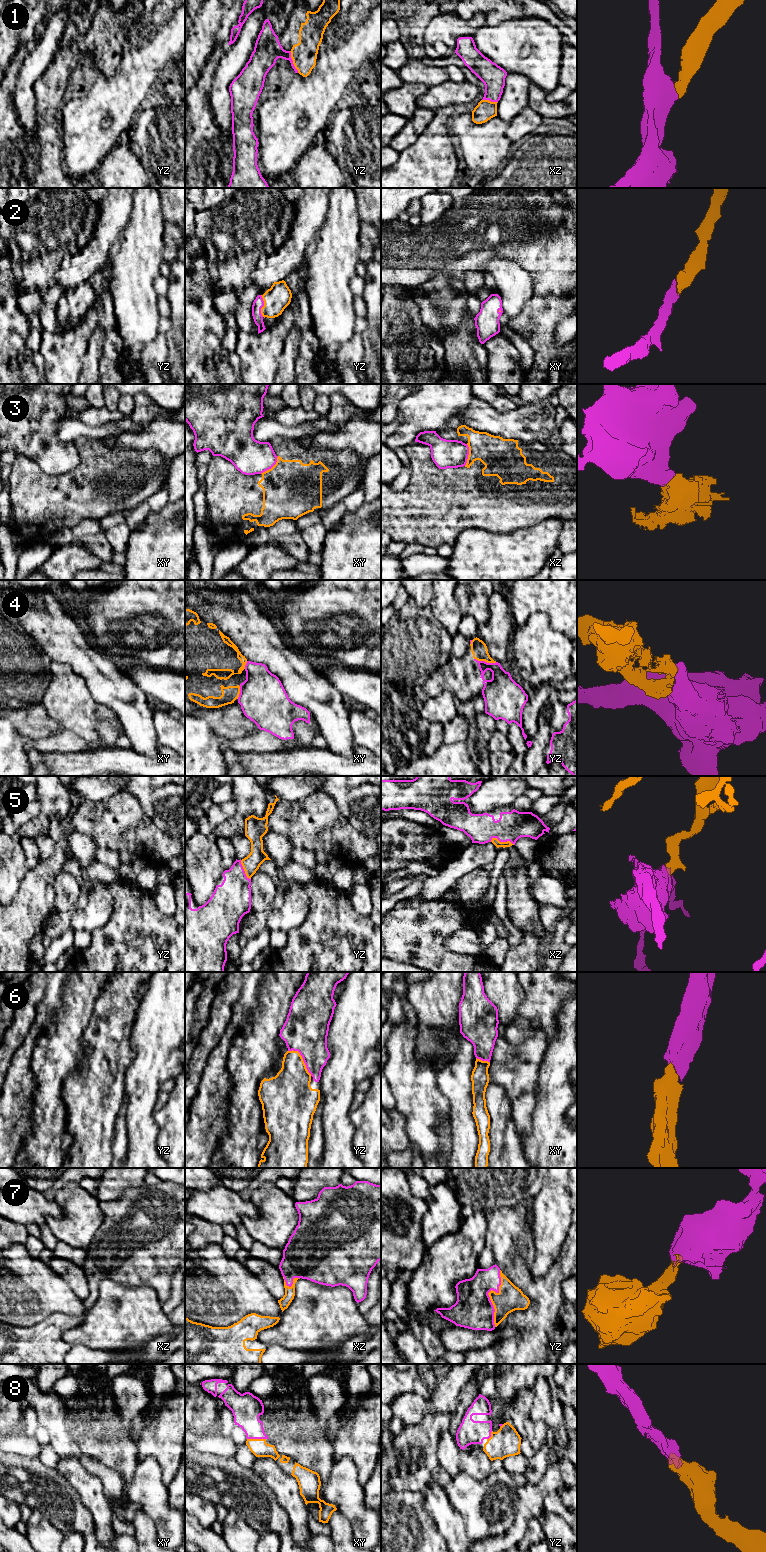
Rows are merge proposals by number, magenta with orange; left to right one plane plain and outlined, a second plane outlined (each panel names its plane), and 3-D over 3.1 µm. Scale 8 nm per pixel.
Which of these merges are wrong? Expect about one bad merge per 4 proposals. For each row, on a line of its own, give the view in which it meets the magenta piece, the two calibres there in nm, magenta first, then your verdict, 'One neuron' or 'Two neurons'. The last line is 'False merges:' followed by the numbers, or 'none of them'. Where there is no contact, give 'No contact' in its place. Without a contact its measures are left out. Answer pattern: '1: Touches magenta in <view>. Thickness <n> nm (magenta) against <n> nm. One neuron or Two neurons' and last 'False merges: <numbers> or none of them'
1: Touches magenta in yz. Thickness 220 nm (magenta) against 200 nm. One neuron
2: Touches magenta in yz. Thickness 90 nm (magenta) against 200 nm. One neuron
3: Touches magenta in xy. Thickness 280 nm (magenta) against 460 nm. Two neurons
4: Touches magenta in yz. Thickness 220 nm (magenta) against 130 nm. Two neurons
5: Touches magenta in xz. Thickness 240 nm (magenta) against 60 nm. One neuron
6: Touches magenta in yz. Thickness 360 nm (magenta) against 300 nm. One neuron
7: Touches magenta in yz. Thickness 300 nm (magenta) against 200 nm. One neuron
8: Touches magenta in xy. Thickness 240 nm (magenta) against 140 nm. One neuron
False merges: 3, 4

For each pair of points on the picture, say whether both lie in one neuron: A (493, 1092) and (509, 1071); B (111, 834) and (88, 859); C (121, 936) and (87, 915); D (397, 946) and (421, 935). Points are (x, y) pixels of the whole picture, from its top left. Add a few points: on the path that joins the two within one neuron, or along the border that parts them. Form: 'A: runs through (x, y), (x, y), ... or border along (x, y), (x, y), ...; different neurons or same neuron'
A: border along (489, 1080), (497, 1083), (504, 1090), (511, 1105); different neurons
B: border along (79, 833), (90, 835), (96, 841), (98, 848); different neurons
C: border along (112, 903), (109, 919), (90, 932); different neurons
D: runs through (403, 940), (408, 935), (415, 935); same neuron

